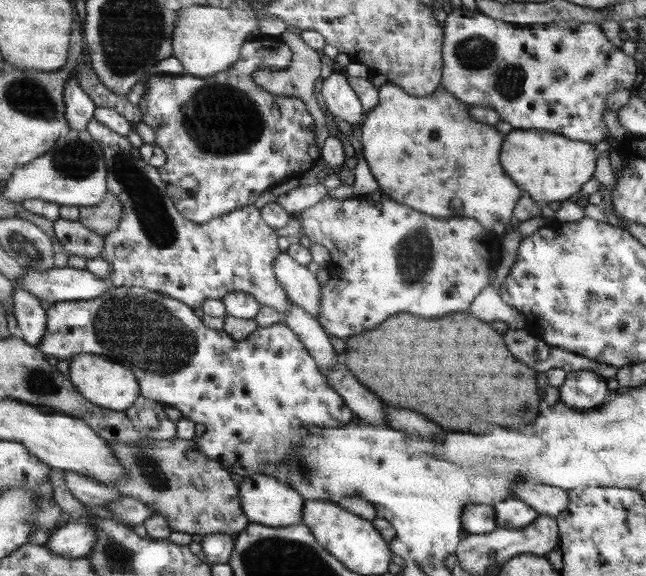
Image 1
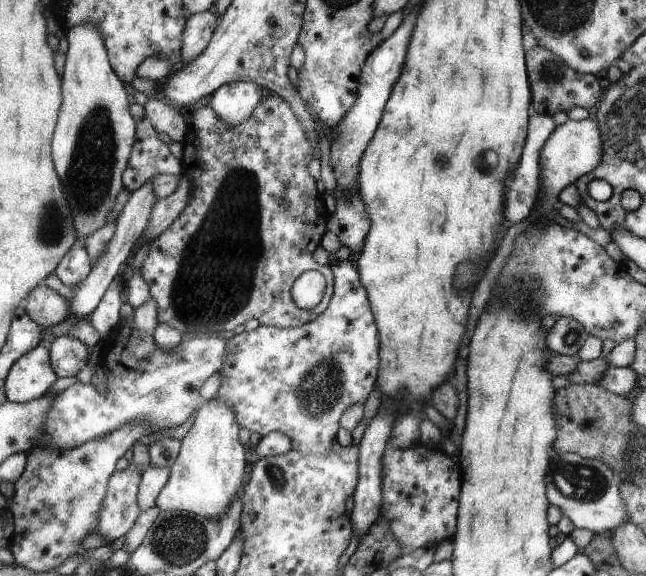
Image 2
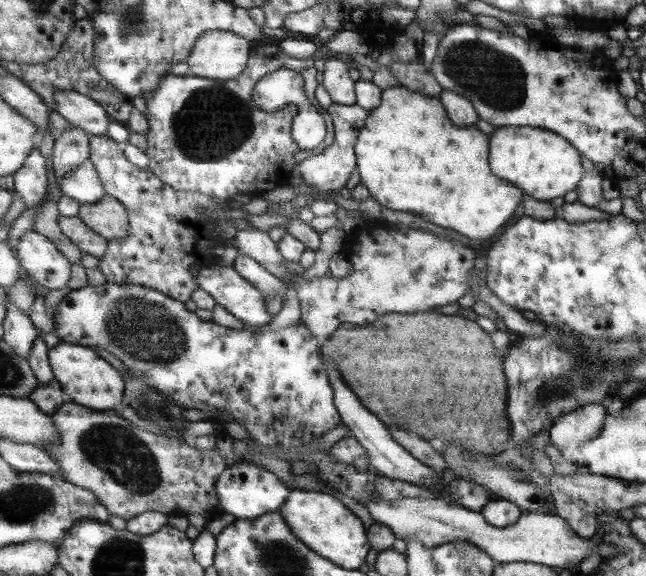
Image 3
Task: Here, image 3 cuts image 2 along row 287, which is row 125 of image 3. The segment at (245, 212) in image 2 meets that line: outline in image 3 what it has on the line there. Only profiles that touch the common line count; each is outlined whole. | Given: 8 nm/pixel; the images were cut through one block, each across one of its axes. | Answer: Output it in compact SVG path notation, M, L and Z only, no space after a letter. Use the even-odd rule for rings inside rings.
M254 42L250 53L250 61L239 77L230 81L218 81L195 76L163 76L150 94L142 96L146 105L146 154L149 158L147 169L166 183L173 190L185 192L199 192L217 200L229 201L235 194L243 194L250 198L257 198L273 188L286 186L293 166L308 157L322 153L334 142L333 117L321 108L314 97L317 86L313 67L314 57L295 59L279 48L277 43ZM287 68L297 72L303 79L304 96L325 119L324 140L309 150L300 150L291 137L291 124L297 108L287 104L276 112L263 112L251 101L251 90L259 79L275 70Z

